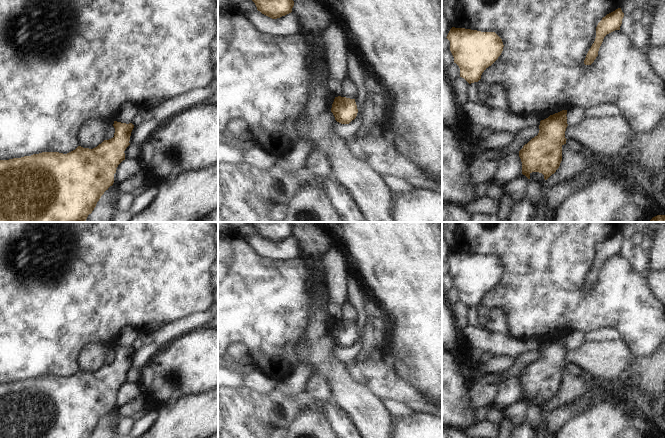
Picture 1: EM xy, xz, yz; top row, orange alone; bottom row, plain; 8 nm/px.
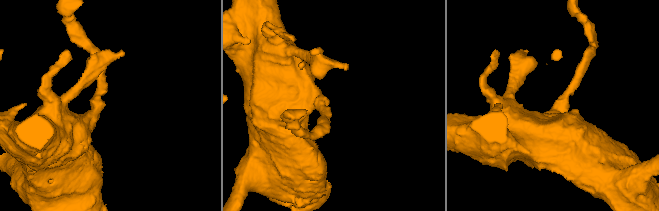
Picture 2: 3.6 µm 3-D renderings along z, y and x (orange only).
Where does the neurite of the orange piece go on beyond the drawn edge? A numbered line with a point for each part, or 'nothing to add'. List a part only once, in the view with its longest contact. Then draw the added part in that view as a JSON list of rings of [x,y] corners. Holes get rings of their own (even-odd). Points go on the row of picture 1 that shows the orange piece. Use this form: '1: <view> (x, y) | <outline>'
nothing to add

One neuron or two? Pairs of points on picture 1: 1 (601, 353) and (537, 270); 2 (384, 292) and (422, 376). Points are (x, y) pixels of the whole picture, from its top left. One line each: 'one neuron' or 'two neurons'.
1: two neurons
2: one neuron

